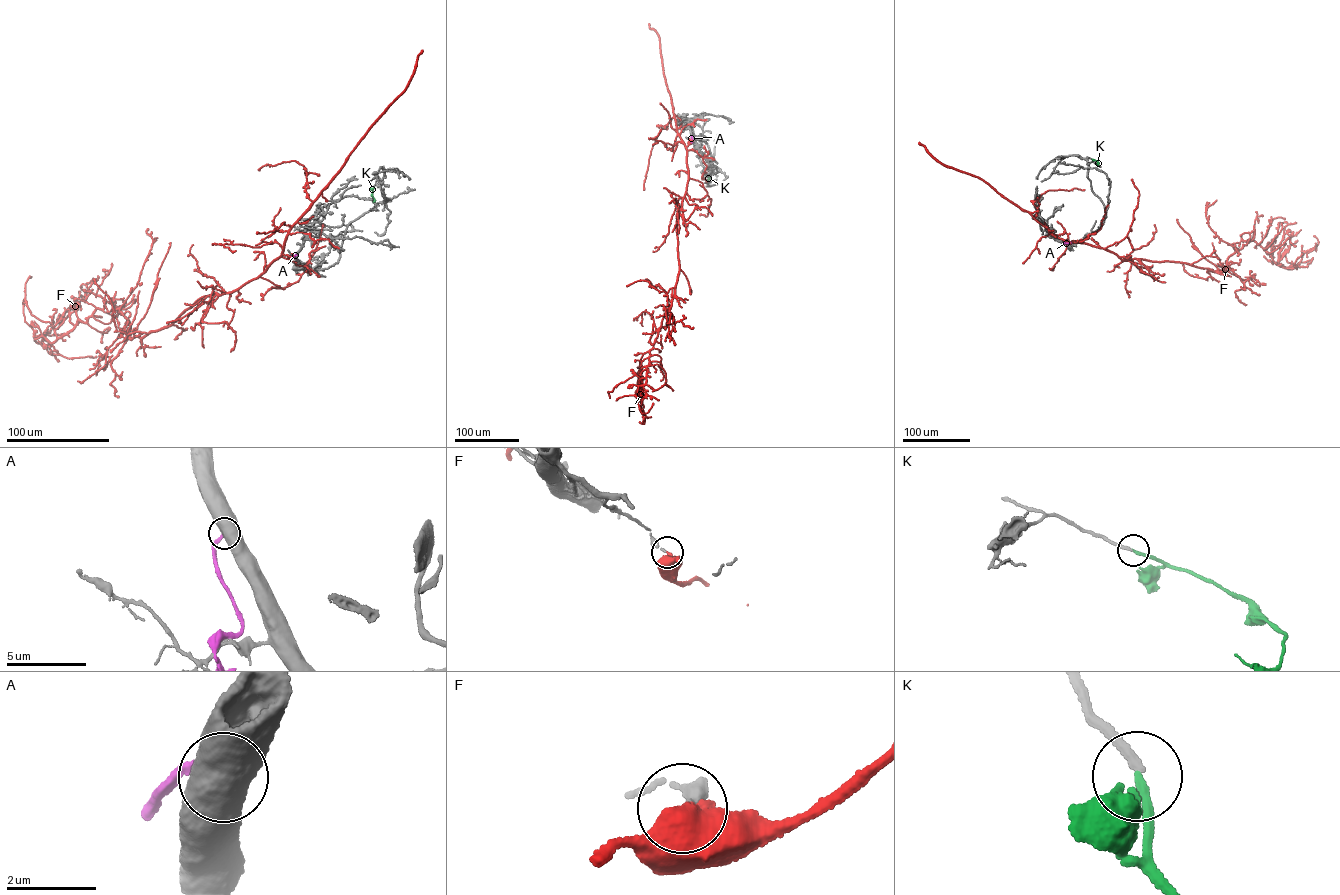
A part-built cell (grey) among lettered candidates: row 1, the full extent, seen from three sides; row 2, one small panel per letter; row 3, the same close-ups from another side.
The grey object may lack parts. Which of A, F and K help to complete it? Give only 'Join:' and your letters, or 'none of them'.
Join: K

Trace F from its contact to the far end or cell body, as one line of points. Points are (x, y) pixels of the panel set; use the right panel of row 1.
F: (1081, 241), (1215, 271), (1249, 240), (1297, 266), (1313, 236)

